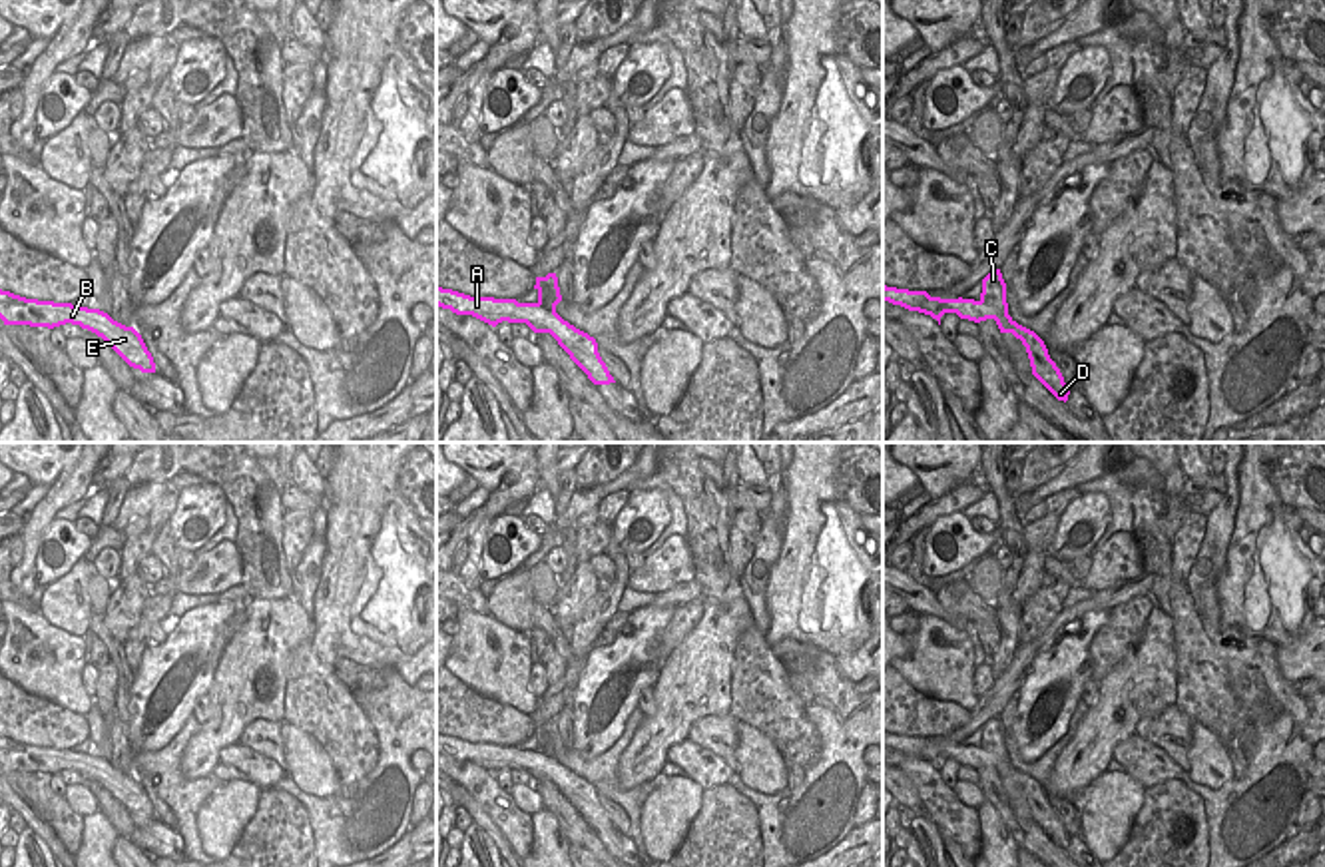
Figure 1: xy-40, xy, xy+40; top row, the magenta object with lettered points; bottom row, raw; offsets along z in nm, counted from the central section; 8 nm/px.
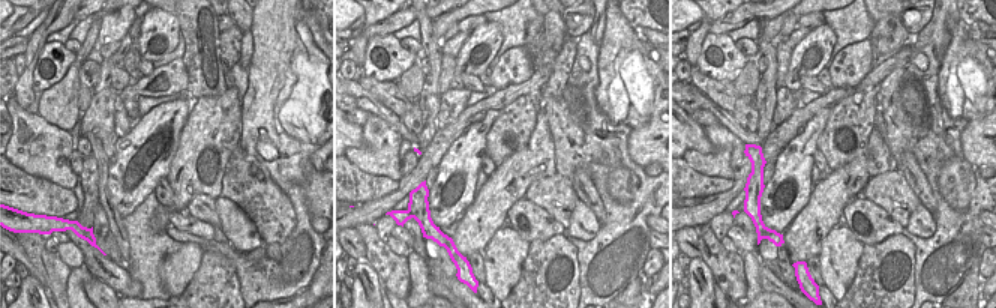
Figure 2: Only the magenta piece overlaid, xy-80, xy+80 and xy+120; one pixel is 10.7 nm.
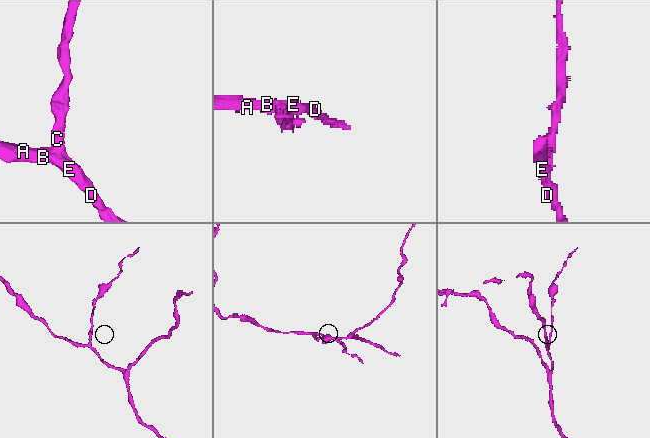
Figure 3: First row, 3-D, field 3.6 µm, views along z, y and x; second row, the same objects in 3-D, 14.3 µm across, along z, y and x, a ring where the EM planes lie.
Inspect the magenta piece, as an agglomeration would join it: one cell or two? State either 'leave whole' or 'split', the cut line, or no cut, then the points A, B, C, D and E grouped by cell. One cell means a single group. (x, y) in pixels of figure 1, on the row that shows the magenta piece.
split; cut xy+40 (981, 299), (1007, 311); groups A B D E / C

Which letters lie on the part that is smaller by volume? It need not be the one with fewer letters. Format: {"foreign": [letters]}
{"foreign": ["C"]}

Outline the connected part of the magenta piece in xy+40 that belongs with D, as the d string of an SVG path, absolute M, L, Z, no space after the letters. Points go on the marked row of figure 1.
M883 285L883 301L893 305L901 305L909 311L919 311L930 315L938 321L944 313L956 313L960 319L968 319L974 323L994 319L1000 333L1012 333L1026 347L1032 375L1058 399L1068 401L1070 389L1064 383L1064 377L1056 363L1050 359L1044 341L1030 329L1018 325L1008 311L996 311L984 301L974 299L940 299L930 297L927 291L909 291Z

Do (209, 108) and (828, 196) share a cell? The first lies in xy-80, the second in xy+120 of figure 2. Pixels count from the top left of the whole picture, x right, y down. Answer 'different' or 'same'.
same

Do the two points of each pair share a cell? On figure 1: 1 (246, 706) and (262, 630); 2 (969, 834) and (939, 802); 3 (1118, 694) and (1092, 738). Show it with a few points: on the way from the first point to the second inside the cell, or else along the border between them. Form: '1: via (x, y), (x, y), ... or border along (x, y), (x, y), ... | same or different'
1: via (246, 688), (262, 648) | same
2: via (961, 826), (945, 810) | same
3: via (1118, 704), (1102, 728) | same

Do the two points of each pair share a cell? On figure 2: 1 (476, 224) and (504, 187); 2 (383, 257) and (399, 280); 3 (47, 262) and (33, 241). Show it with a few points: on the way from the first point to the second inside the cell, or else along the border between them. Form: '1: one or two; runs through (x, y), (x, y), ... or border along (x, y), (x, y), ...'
1: one; runs through (480, 215), (497, 196)
2: one; runs through (386, 263), (395, 274)
3: two; border along (44, 239), (38, 245), (41, 256), (30, 260)

